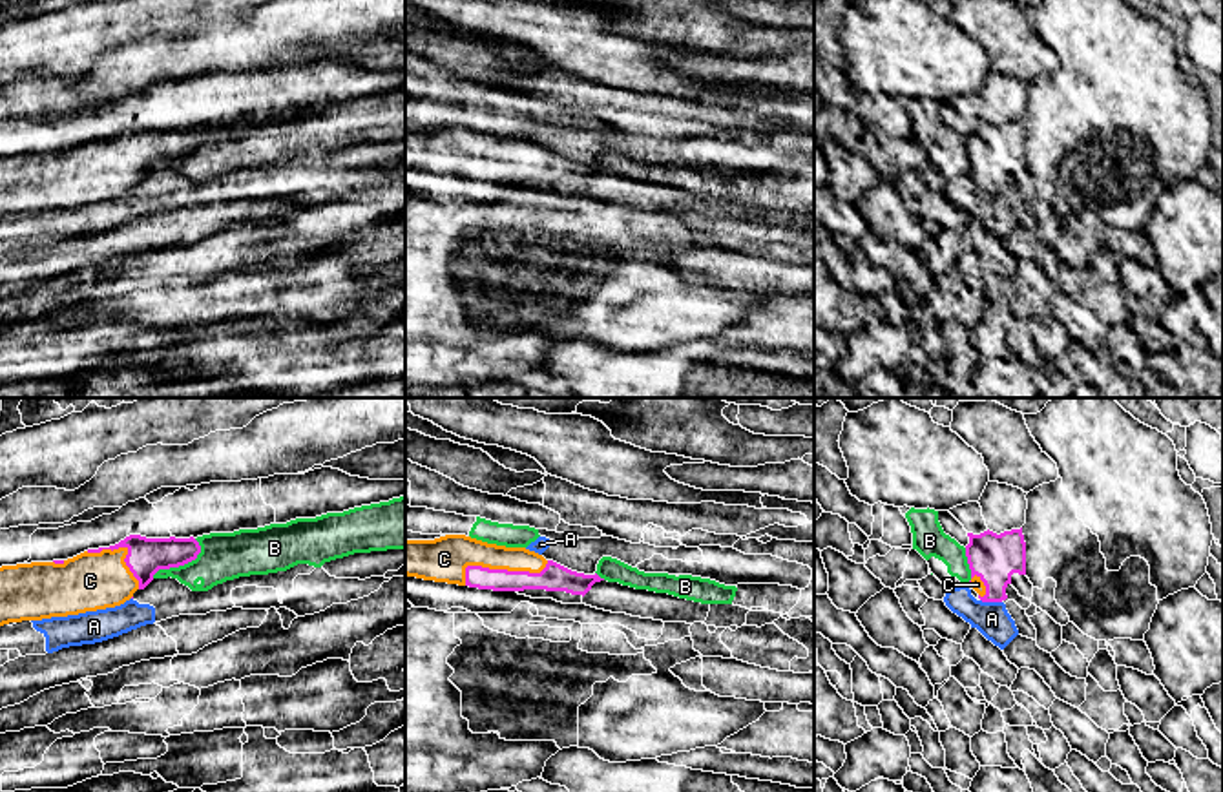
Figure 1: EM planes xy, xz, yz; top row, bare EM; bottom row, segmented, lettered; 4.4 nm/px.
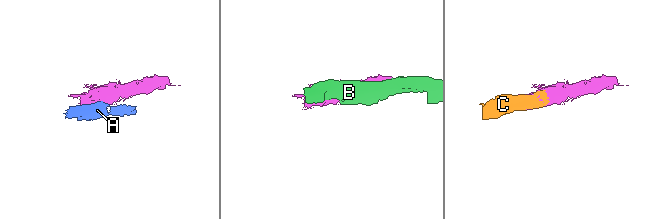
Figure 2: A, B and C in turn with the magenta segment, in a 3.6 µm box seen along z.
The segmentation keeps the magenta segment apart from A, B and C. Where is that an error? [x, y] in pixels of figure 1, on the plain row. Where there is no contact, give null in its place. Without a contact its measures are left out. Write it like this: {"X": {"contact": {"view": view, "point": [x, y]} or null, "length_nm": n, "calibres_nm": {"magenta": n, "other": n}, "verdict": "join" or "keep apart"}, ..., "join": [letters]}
{"A": {"contact": {"view": "yz", "point": [992, 192]}, "length_nm": 100, "calibres_nm": {"magenta": 220, "other": 160}, "verdict": "keep apart"}, "B": {"contact": {"view": "xy", "point": [181, 156]}, "length_nm": 260, "calibres_nm": {"magenta": 160, "other": 220}, "verdict": "keep apart"}, "C": {"contact": {"view": "xz", "point": [499, 161]}, "length_nm": 400, "calibres_nm": {"magenta": 120, "other": 200}, "verdict": "join"}, "join": ["C"]}

